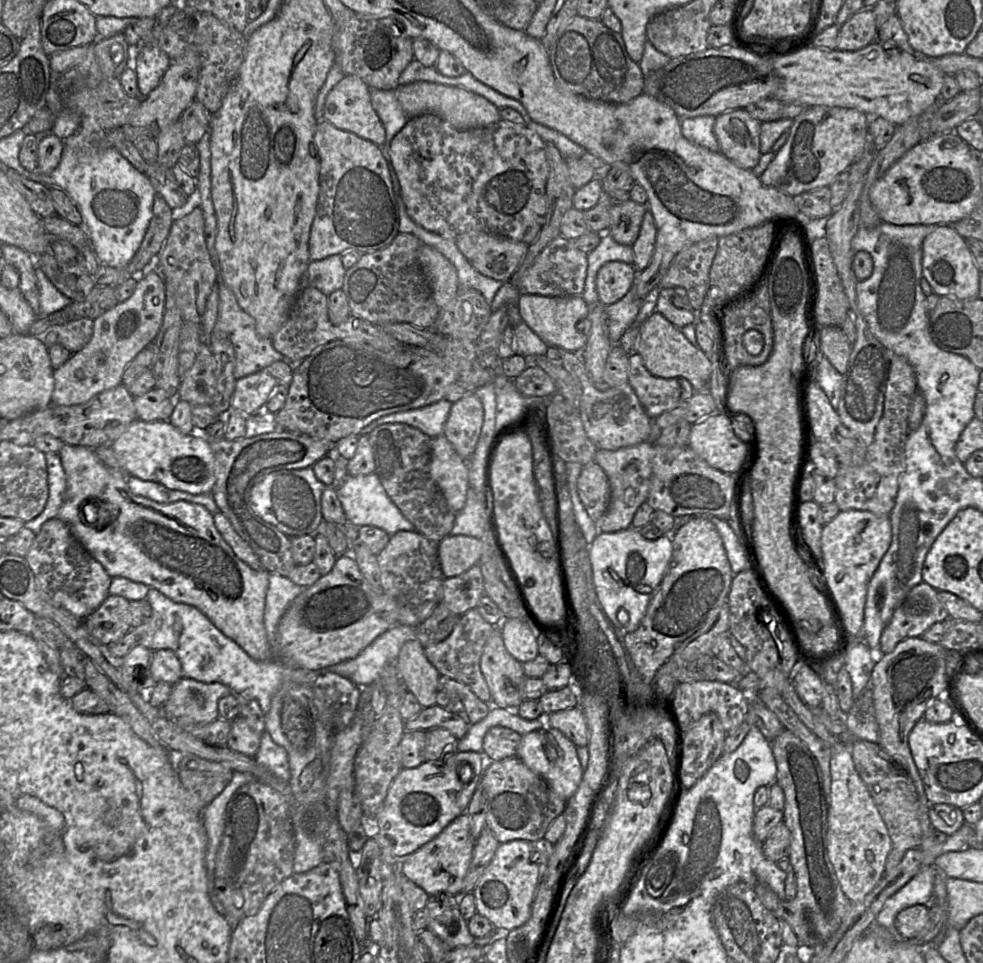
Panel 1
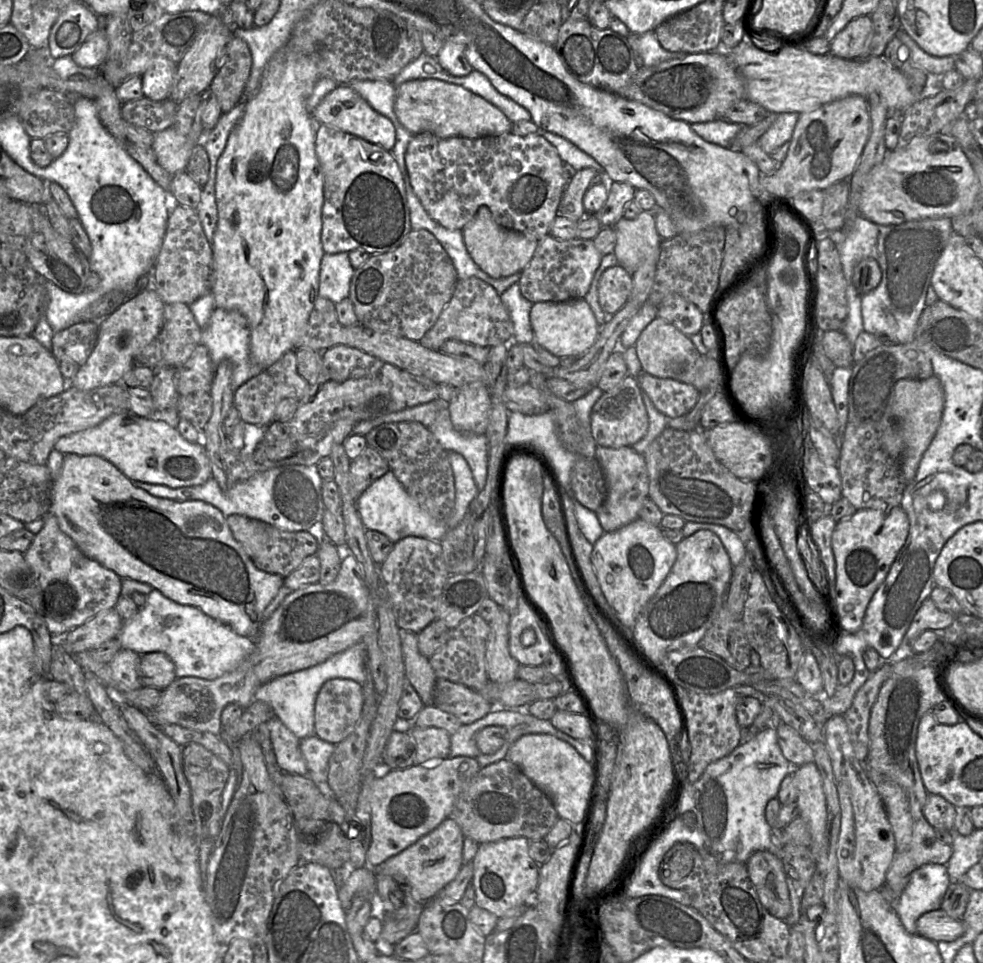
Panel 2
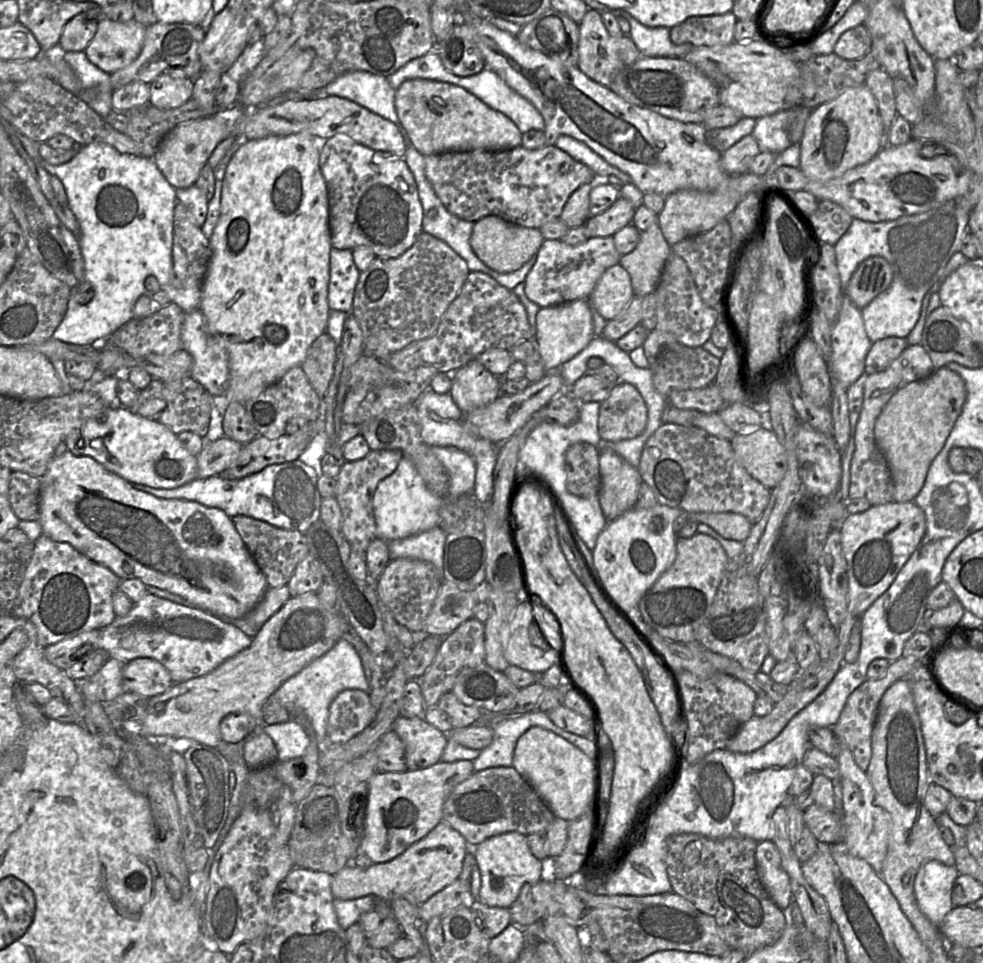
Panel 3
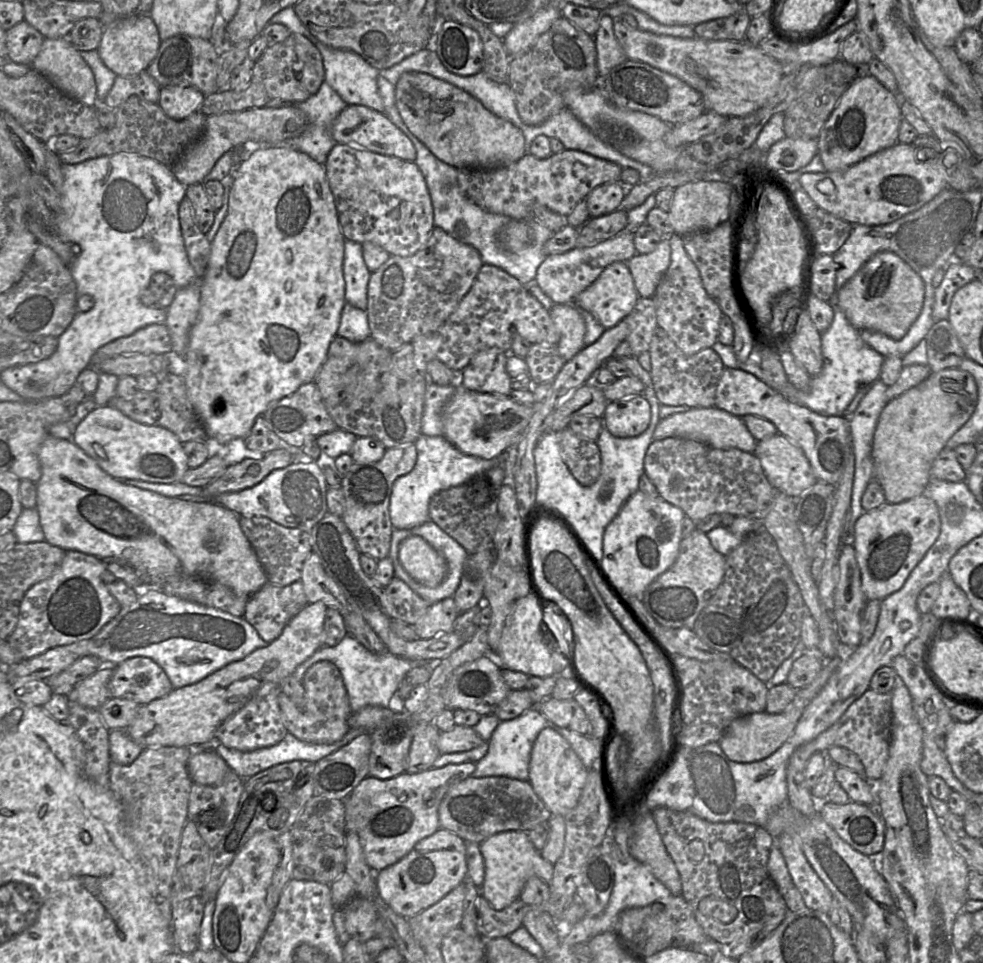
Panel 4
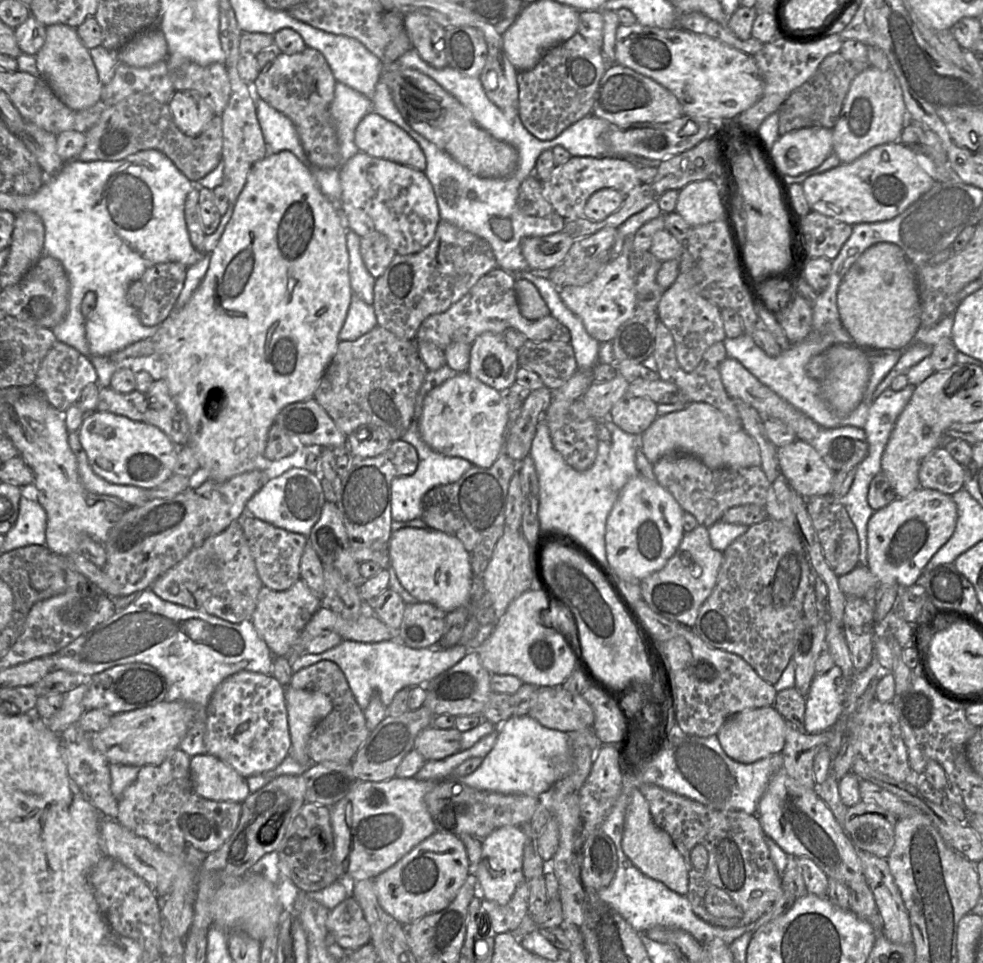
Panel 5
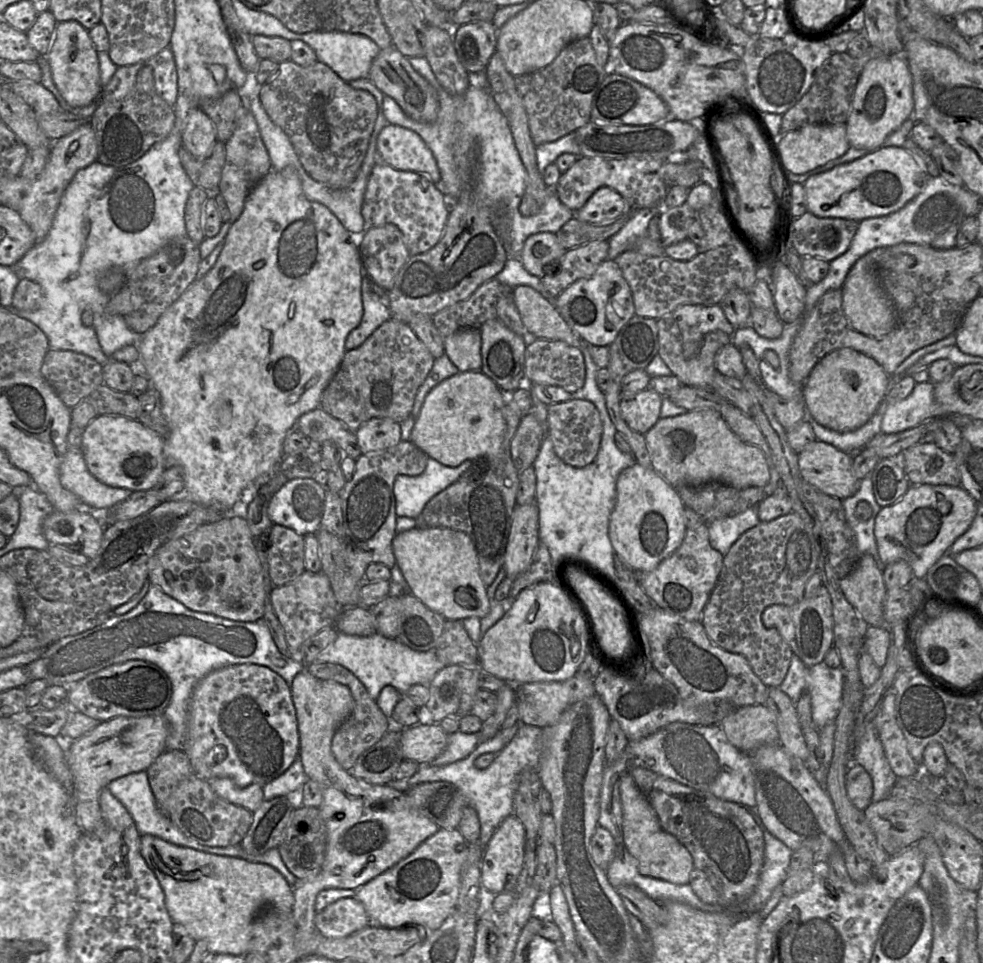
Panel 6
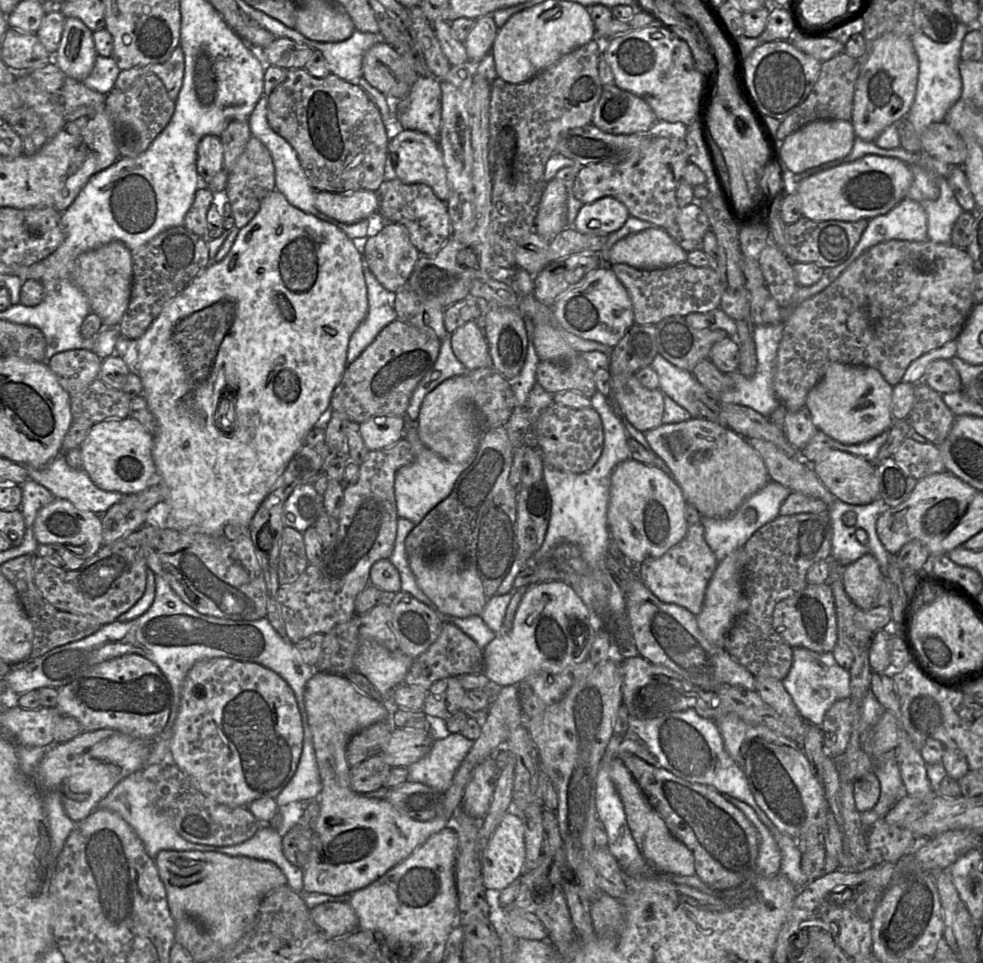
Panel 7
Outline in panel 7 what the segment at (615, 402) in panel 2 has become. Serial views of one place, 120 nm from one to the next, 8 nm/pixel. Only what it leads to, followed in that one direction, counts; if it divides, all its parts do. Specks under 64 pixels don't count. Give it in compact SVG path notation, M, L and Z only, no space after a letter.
M631 375L616 395L616 403L627 421L645 433L663 424L663 395L659 388L648 389Z

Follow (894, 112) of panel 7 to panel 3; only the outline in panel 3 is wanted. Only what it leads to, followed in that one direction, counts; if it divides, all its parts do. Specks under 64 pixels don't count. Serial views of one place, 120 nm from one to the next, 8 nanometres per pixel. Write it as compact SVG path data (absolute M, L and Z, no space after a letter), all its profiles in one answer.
M866 85L848 88L835 99L811 111L800 147L799 169L808 178L825 182L872 160L882 149L883 126L874 95Z

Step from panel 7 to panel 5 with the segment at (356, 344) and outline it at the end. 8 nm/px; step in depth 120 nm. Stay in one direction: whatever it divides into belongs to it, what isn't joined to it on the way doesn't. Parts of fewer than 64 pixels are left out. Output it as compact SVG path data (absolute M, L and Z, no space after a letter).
M353 294L345 322L339 333L339 341L354 341L376 326L378 322L373 306Z

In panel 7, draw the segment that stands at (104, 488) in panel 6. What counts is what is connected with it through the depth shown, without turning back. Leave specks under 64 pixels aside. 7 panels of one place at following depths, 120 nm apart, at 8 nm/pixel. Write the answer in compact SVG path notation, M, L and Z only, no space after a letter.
M64 454L43 468L26 467L26 471L30 480L44 486L55 498L68 500L76 508L97 515L102 516L124 496L96 486L83 469L71 468L66 463Z

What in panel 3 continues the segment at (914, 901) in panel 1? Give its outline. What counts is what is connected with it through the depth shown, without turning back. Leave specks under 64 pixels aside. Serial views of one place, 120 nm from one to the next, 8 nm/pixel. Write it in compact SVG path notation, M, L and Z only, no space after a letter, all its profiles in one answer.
M929 861L919 869L915 877L914 895L918 907L938 927L954 908L951 892L958 875L955 866Z

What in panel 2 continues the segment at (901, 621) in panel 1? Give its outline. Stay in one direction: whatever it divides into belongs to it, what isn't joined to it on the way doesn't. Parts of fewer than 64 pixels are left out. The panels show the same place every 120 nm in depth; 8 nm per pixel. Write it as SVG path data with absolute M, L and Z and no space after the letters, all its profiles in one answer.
M928 597L916 612L901 644L910 644L925 630L941 633L953 623L954 619L954 614L940 610Z

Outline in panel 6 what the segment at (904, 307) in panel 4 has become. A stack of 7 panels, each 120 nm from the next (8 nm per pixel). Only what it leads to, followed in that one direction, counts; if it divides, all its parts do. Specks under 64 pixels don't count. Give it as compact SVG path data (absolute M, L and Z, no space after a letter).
M873 250L862 256L849 271L841 288L842 308L850 325L859 333L874 338L887 335L897 325L897 312L894 304L876 280L878 256L880 255L881 250Z

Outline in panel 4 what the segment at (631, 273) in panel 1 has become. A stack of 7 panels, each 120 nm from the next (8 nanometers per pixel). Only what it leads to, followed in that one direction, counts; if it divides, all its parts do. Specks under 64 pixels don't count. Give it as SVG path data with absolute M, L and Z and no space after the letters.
M614 262L576 296L574 305L590 312L605 329L608 329L631 313L638 298L626 262Z

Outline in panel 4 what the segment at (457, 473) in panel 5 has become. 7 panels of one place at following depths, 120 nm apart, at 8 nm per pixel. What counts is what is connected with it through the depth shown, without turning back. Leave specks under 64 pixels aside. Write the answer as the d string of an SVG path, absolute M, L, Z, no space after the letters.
M420 434L414 444L417 451L415 466L409 473L398 477L392 486L389 516L394 529L412 529L430 520L429 502L435 493L458 486L496 465L496 459L483 459L461 452L444 436Z

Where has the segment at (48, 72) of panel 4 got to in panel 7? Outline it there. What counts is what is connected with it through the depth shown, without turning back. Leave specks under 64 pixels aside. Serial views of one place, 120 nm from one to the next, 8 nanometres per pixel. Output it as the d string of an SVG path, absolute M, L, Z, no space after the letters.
M66 18L53 62L67 77L82 82L93 70L97 55L93 32L78 18Z

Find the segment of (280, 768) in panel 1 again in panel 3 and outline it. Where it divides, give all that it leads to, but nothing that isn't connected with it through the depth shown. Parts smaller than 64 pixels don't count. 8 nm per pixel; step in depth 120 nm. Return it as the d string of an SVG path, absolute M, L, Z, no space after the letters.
M295 720L264 726L277 749L277 762L286 762L304 755L311 738Z

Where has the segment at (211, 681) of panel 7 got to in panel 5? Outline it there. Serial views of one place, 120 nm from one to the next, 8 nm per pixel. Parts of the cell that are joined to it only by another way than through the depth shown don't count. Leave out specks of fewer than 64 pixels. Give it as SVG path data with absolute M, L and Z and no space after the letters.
M240 671L227 677L210 697L204 744L206 754L223 760L244 778L277 768L291 748L285 687L272 675L257 672Z

